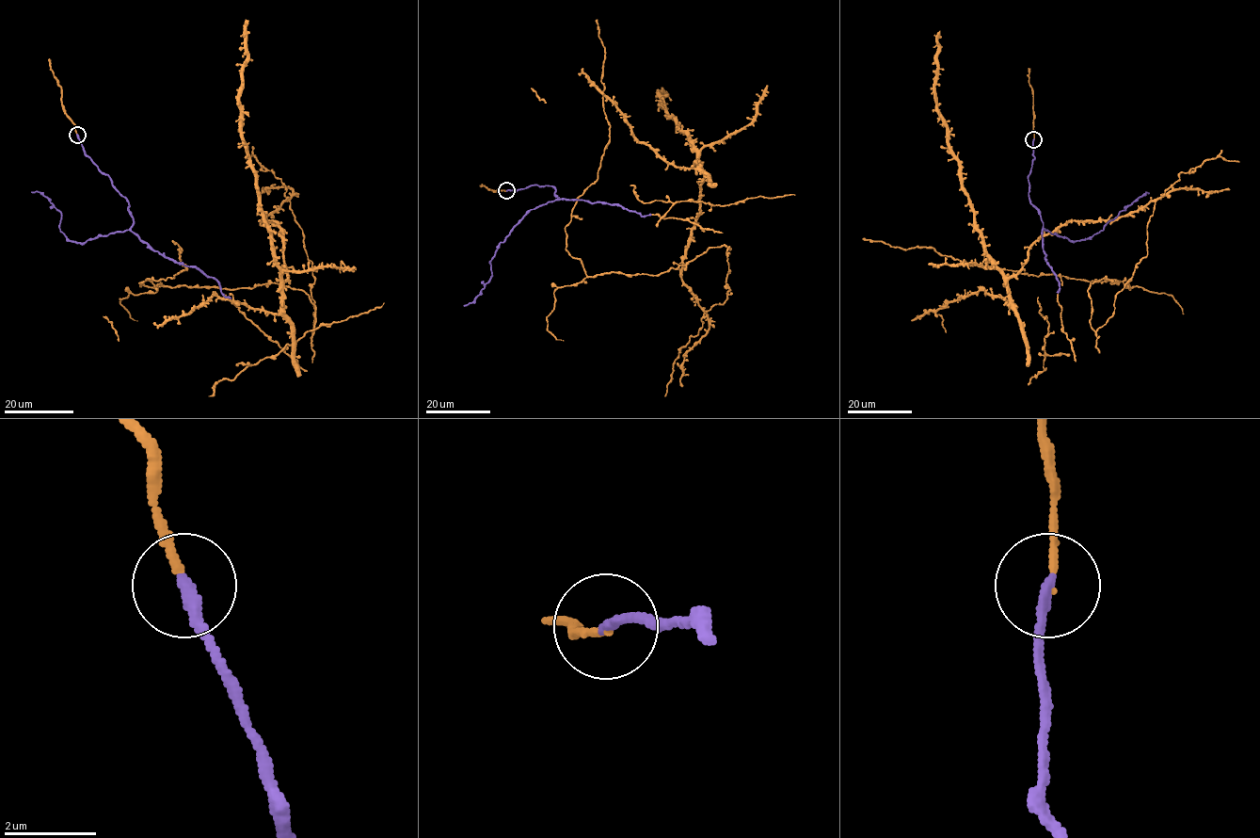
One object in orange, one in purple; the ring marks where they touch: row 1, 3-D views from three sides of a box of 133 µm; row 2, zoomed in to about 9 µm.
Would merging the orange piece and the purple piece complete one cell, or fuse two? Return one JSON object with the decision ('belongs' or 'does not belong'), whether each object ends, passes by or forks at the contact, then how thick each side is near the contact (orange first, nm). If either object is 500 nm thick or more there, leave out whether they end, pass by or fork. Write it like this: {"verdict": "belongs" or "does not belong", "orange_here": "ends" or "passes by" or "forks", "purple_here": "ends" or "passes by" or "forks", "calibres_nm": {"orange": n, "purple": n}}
{"verdict": "belongs", "orange_here": "ends", "purple_here": "ends", "calibres_nm": {"orange": 130, "purple": 280}}

